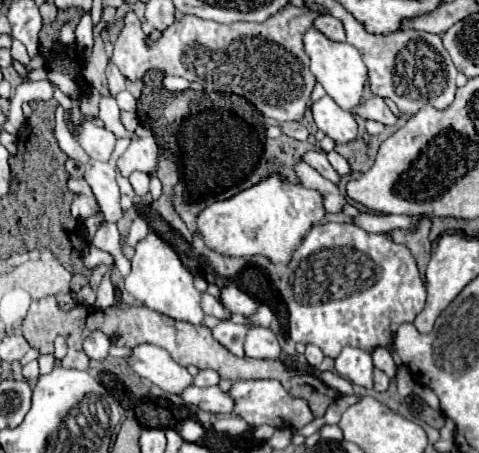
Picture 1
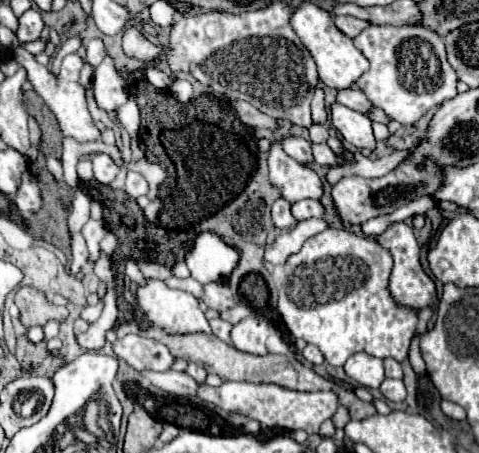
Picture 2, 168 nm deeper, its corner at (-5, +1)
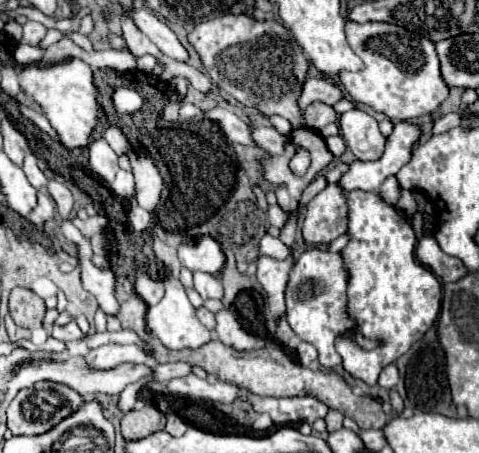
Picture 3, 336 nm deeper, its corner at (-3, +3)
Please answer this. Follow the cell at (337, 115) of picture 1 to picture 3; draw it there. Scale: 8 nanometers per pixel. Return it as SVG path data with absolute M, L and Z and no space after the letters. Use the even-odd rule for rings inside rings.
M349 110L339 118L341 136L347 148L363 162L379 160L385 150L385 136L379 132L379 124L363 110Z

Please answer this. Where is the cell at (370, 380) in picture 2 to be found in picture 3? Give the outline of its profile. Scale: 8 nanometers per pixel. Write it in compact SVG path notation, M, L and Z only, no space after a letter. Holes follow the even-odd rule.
M353 190L347 194L347 206L349 206L349 214L347 214L349 244L341 250L341 258L343 258L343 268L349 274L347 276L347 314L358 324L353 330L345 330L337 338L335 346L343 358L343 368L351 376L363 380L365 384L375 386L379 372L385 366L393 364L399 356L403 356L435 324L439 310L441 310L441 282L429 268L415 264L417 262L415 258L417 240L415 240L415 232L411 224L391 204L383 202L379 194ZM357 334L377 340L377 346L371 350L359 348Z

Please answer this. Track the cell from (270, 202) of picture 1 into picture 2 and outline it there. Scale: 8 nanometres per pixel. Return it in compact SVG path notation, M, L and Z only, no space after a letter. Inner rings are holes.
M277 198L273 202L273 206L271 206L271 220L281 230L291 230L297 224L295 216L291 214L291 204L285 198Z

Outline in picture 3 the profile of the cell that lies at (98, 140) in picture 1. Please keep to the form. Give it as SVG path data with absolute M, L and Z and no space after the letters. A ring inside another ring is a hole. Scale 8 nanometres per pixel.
M73 58L69 62L59 62L53 66L29 66L23 68L19 74L21 90L31 96L45 112L51 128L57 132L59 142L73 150L73 148L85 148L91 142L91 134L97 124L97 88L93 84L93 72L91 66L85 64L79 58Z

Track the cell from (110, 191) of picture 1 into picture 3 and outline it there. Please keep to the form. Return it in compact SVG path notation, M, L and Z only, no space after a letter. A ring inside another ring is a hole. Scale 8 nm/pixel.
M99 138L89 146L89 168L91 172L95 172L99 178L103 178L105 182L113 182L115 174L117 174L117 154L111 150L111 146Z

